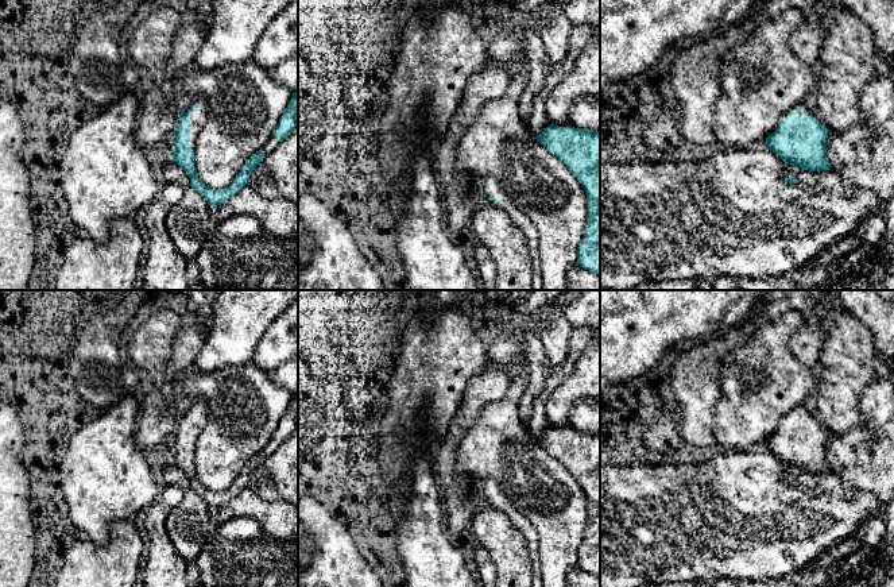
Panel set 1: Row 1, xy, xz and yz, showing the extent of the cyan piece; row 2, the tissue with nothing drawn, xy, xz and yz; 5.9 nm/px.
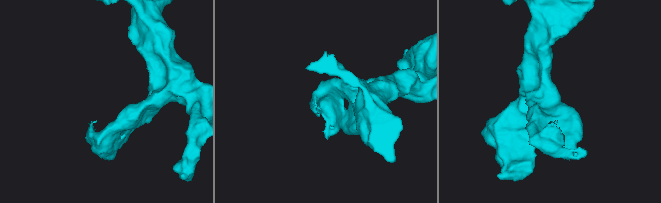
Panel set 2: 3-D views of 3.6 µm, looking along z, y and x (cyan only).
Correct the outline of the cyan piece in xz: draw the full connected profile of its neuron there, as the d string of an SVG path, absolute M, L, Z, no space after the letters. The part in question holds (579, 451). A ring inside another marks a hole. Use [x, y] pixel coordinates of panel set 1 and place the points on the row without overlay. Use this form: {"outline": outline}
{"outline": "M550 426L537 444L566 467L588 501L588 525L577 552L577 565L600 575L600 435Z"}

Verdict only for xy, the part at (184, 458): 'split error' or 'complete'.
split error

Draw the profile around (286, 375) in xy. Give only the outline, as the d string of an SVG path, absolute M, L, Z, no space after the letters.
M298 355L266 374L275 385L287 389L293 395L298 394Z

